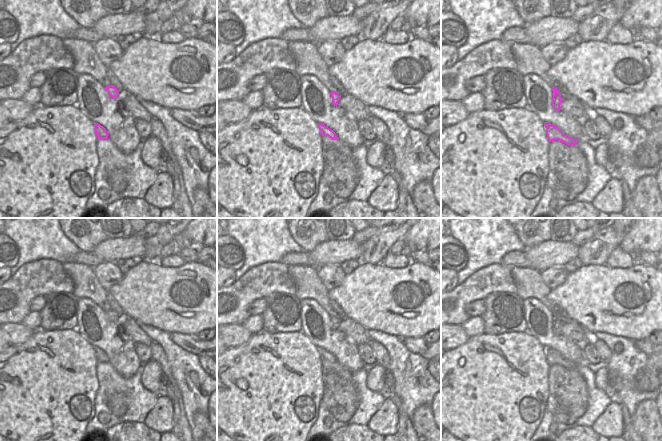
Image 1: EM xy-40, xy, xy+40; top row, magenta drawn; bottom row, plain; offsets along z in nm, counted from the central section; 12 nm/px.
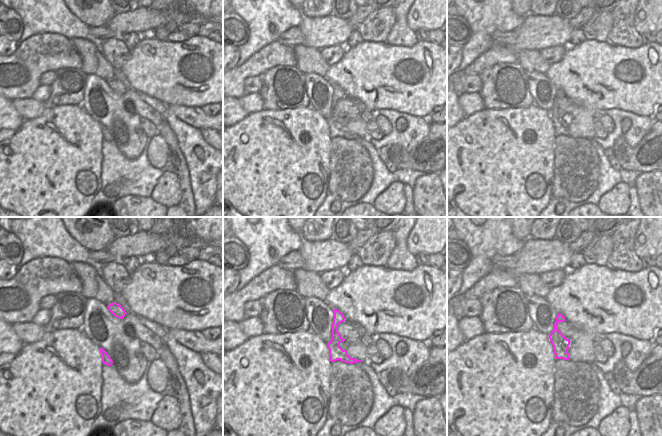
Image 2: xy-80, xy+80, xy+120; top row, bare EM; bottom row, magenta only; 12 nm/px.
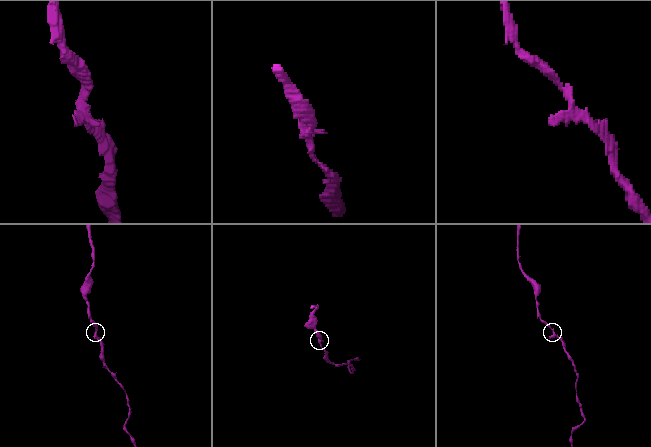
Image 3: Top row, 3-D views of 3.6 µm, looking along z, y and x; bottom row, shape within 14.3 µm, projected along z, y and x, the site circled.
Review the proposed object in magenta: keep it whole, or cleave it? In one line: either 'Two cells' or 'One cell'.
One cell.

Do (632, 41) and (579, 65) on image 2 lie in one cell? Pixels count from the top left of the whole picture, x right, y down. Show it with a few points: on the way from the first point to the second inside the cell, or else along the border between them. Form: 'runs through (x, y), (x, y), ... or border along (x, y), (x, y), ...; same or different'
border along (607, 40), (627, 47), (640, 47), (643, 44); different

